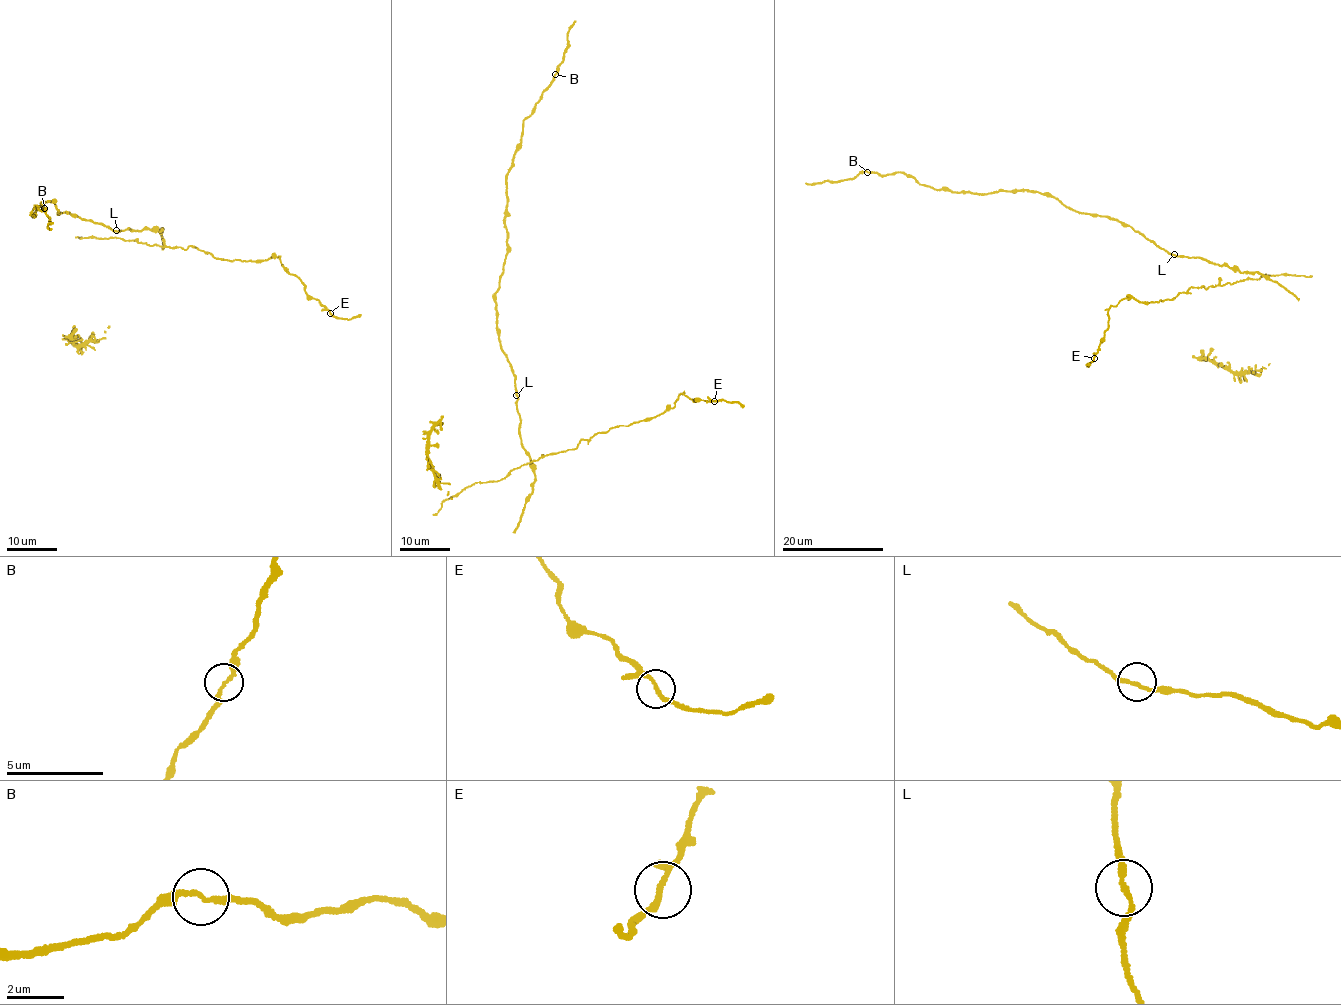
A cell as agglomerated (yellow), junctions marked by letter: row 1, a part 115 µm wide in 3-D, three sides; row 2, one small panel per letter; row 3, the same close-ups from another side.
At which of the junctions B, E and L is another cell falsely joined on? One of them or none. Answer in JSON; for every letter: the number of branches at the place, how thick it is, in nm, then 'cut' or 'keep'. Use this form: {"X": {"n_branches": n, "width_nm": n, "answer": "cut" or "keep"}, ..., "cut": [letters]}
{"B": {"n_branches": 2, "width_nm": 200, "answer": "keep"}, "E": {"n_branches": 2, "width_nm": 200, "answer": "keep"}, "L": {"n_branches": 2, "width_nm": 200, "answer": "keep"}, "cut": []}

